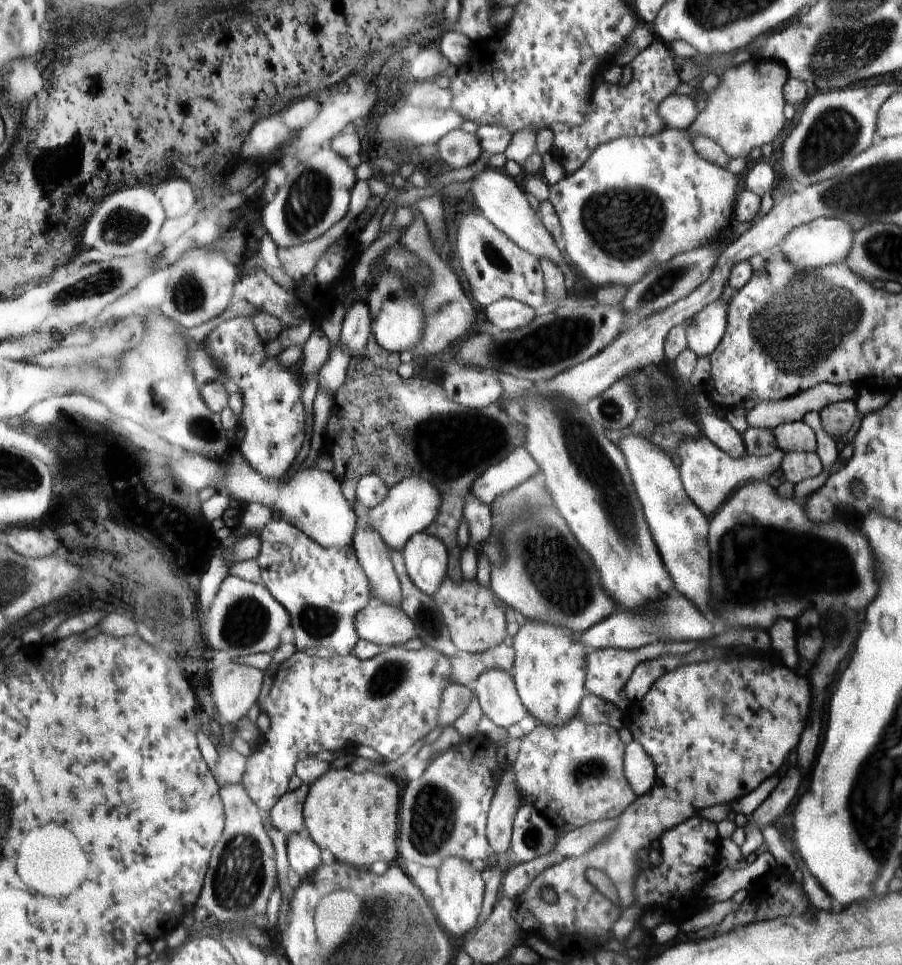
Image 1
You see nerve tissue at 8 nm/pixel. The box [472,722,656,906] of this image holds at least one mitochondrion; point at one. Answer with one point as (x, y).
(593, 767)

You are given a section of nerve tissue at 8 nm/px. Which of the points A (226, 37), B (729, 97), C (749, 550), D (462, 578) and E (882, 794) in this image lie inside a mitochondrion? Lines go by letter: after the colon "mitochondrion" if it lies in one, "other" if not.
A: other
B: other
C: mitochondrion
D: other
E: mitochondrion

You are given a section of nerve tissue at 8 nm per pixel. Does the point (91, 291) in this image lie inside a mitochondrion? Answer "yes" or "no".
yes

